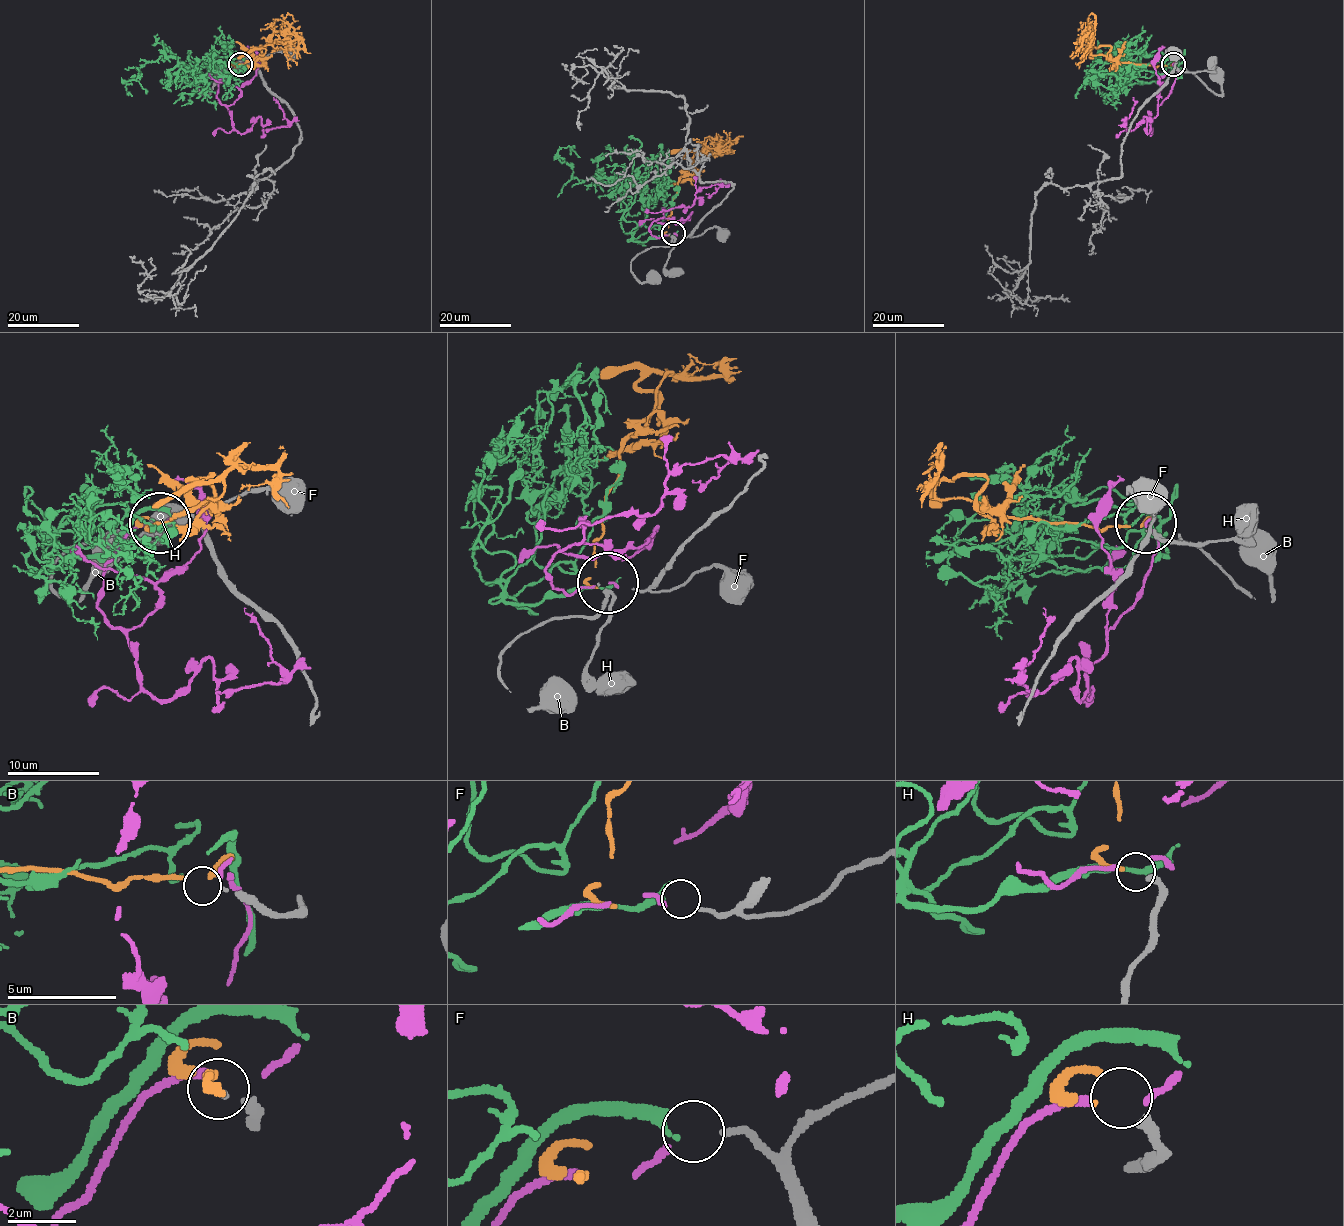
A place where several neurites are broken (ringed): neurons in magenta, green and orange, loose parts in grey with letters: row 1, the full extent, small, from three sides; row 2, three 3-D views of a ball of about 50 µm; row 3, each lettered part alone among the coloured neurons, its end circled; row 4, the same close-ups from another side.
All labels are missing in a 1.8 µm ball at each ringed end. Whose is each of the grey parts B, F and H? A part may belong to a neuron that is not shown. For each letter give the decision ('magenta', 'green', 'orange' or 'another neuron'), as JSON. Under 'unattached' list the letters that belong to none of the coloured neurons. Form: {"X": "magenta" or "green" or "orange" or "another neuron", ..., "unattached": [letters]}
{"B": "another neuron", "F": "magenta", "H": "orange", "unattached": ["B"]}

